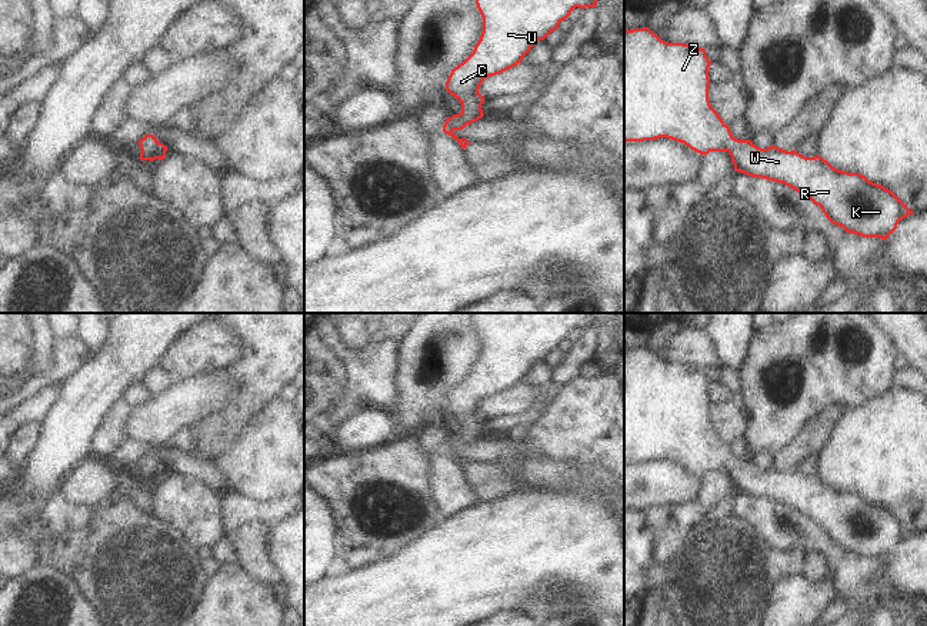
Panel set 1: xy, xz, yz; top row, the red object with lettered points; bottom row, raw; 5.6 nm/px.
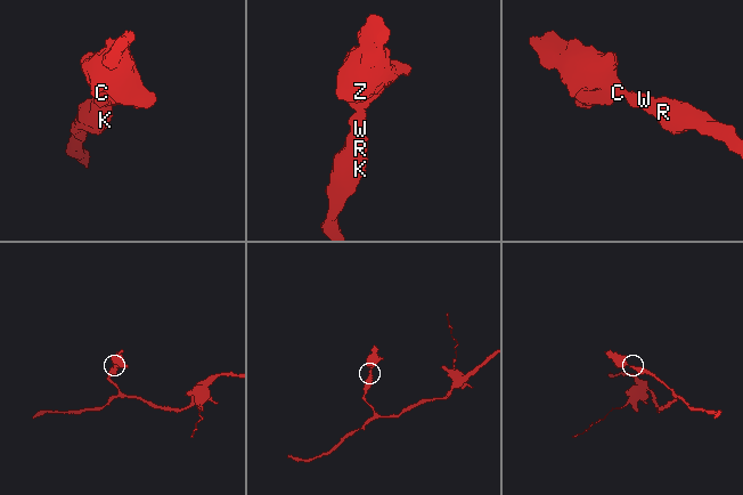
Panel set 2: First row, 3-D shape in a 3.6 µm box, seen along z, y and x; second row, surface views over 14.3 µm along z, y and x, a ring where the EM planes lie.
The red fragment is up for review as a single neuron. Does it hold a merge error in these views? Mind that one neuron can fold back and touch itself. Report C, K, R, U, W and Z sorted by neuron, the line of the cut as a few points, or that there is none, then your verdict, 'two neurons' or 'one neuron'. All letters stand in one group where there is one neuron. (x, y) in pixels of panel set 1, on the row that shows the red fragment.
C K R U W Z; no cut; one neuron

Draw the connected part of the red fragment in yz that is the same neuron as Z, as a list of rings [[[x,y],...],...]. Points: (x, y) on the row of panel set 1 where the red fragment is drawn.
[[[648,27],[624,30],[624,141],[667,137],[704,156],[727,151],[736,172],[794,189],[817,204],[833,224],[861,237],[886,240],[900,220],[913,214],[891,190],[860,173],[838,170],[818,154],[806,157],[796,150],[761,149],[751,140],[736,139],[710,104],[710,64],[701,47],[664,41]]]

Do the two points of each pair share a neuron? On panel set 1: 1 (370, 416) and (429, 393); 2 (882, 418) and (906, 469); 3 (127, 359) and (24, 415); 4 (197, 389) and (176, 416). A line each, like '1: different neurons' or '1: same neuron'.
1: different neurons
2: same neuron
3: different neurons
4: same neuron

